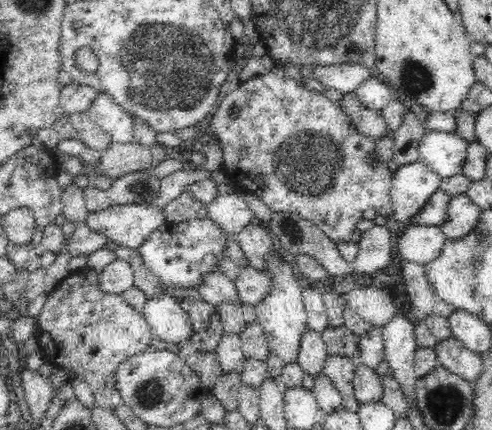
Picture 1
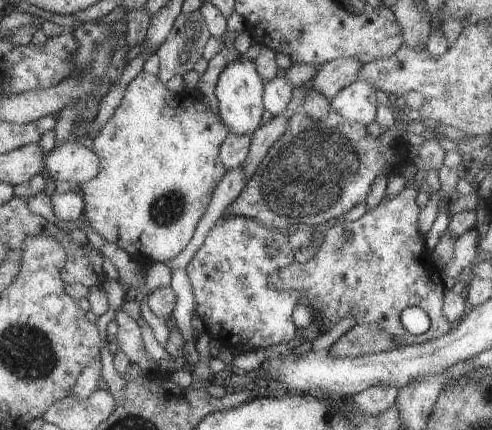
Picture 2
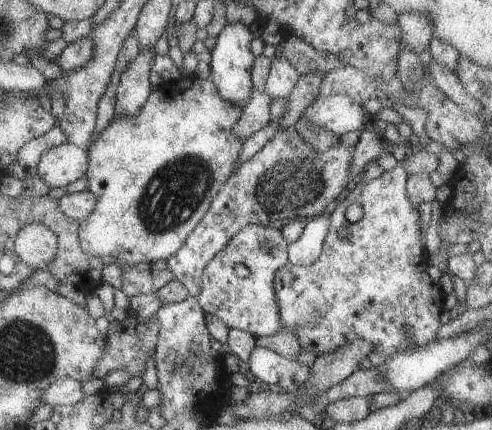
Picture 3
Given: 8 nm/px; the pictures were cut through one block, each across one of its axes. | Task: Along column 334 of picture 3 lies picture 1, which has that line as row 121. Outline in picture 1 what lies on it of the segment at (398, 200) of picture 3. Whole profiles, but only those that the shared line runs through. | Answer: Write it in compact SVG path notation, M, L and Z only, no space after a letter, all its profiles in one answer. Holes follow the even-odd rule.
M273 66L266 74L244 81L236 90L230 91L223 99L218 101L218 106L209 118L204 120L202 126L208 126L210 135L217 139L223 150L224 164L222 170L228 176L229 180L244 193L250 194L252 197L258 197L273 212L295 212L300 217L308 219L314 223L322 232L325 232L335 243L348 242L352 233L356 228L356 223L362 220L363 213L367 209L375 210L377 214L387 217L392 213L391 203L391 182L393 173L388 169L387 161L378 161L376 164L367 163L368 154L375 150L377 140L363 136L356 131L356 128L350 125L349 116L340 108L338 102L332 102L324 94L314 90L308 90L304 85L300 85L298 81L286 76L284 68L281 66ZM233 106L239 108L239 115L230 116L229 110Z

